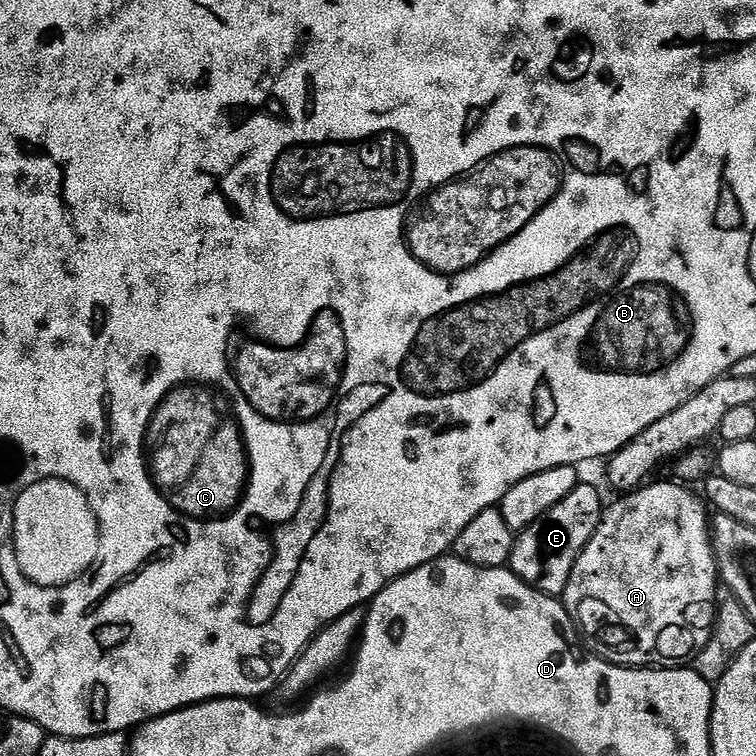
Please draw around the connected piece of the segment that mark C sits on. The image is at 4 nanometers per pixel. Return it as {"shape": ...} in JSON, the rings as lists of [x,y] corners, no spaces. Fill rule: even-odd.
{"shape":[[[180,380],[152,404],[144,436],[140,436],[140,464],[144,464],[144,476],[148,476],[152,492],[168,504],[176,524],[228,524],[236,512],[242,511],[242,502],[252,496],[250,485],[258,482],[258,458],[246,447],[239,412],[236,396],[216,380]]]}

